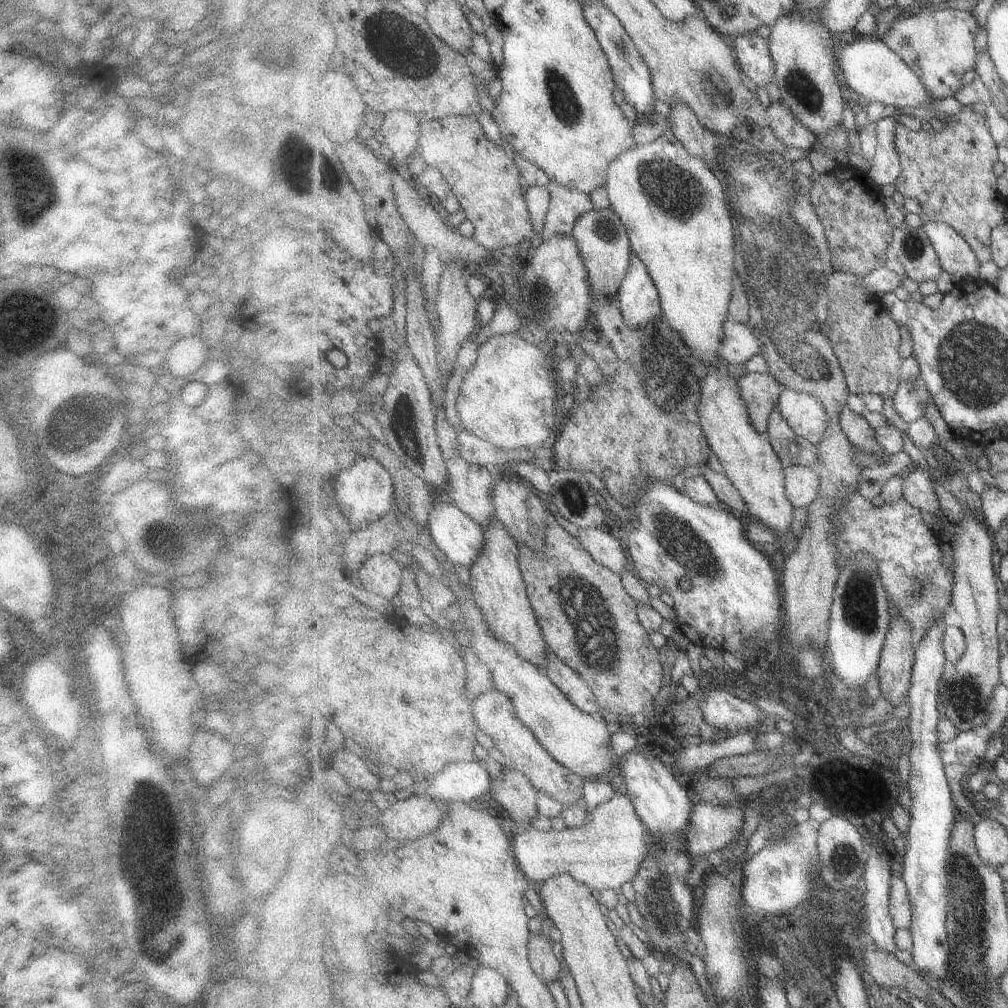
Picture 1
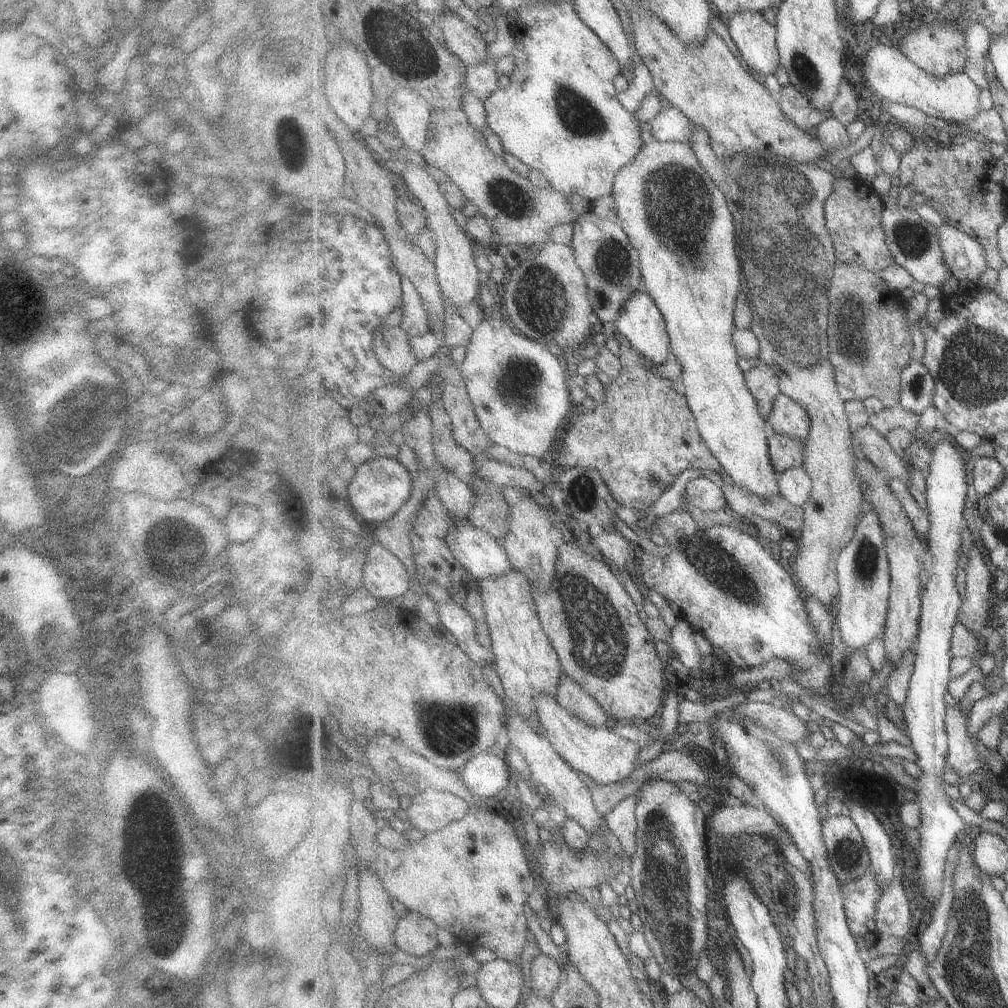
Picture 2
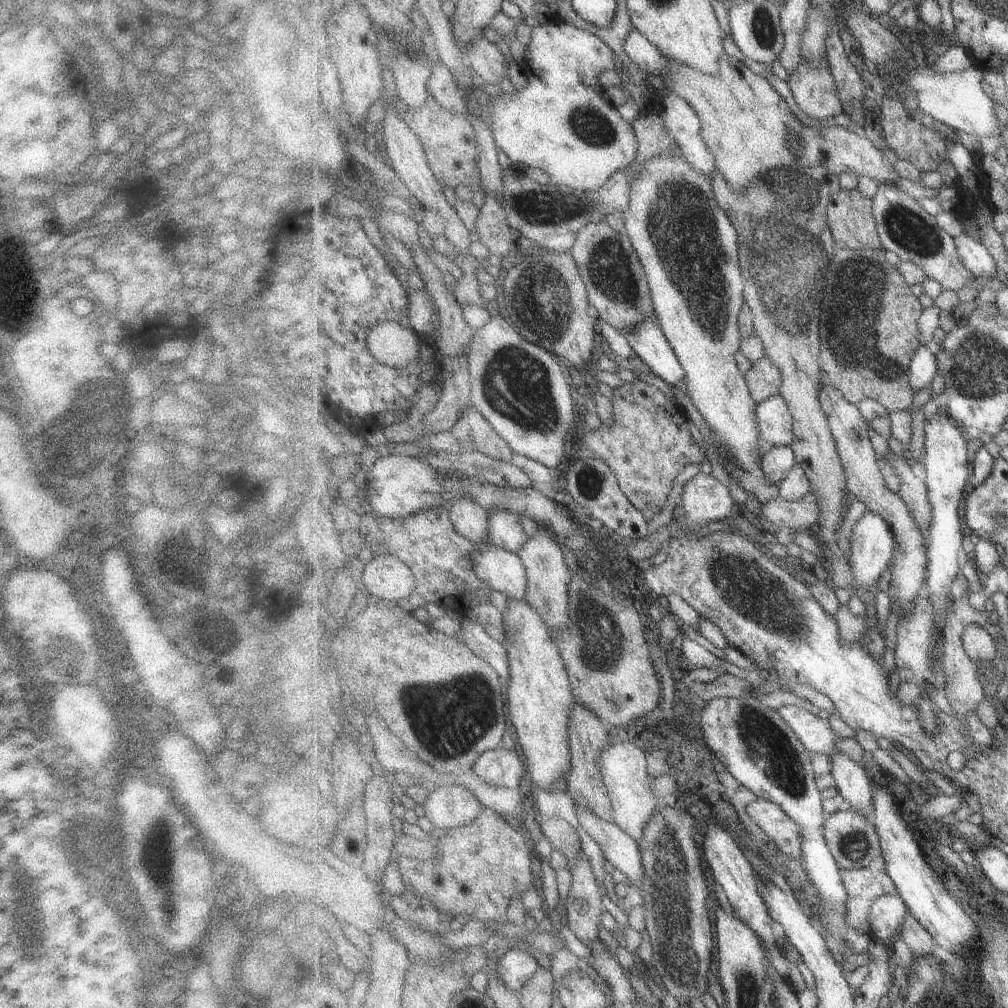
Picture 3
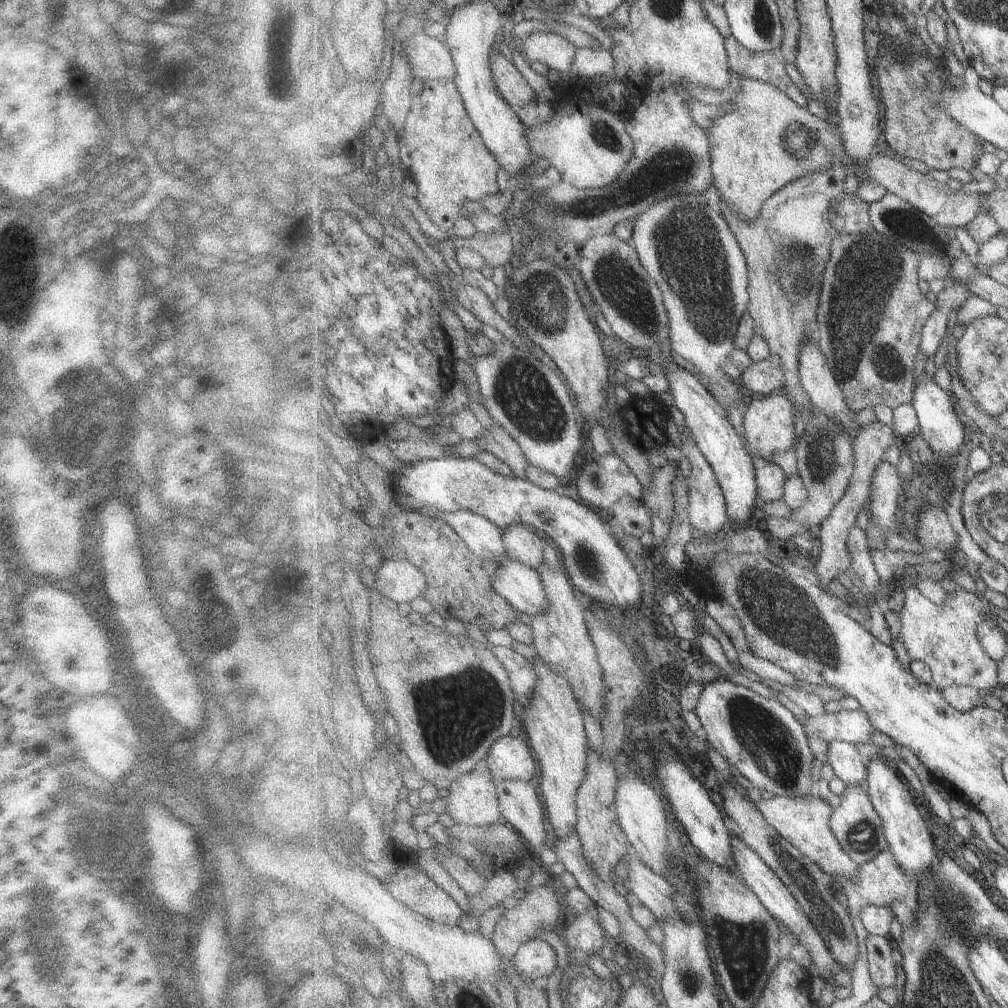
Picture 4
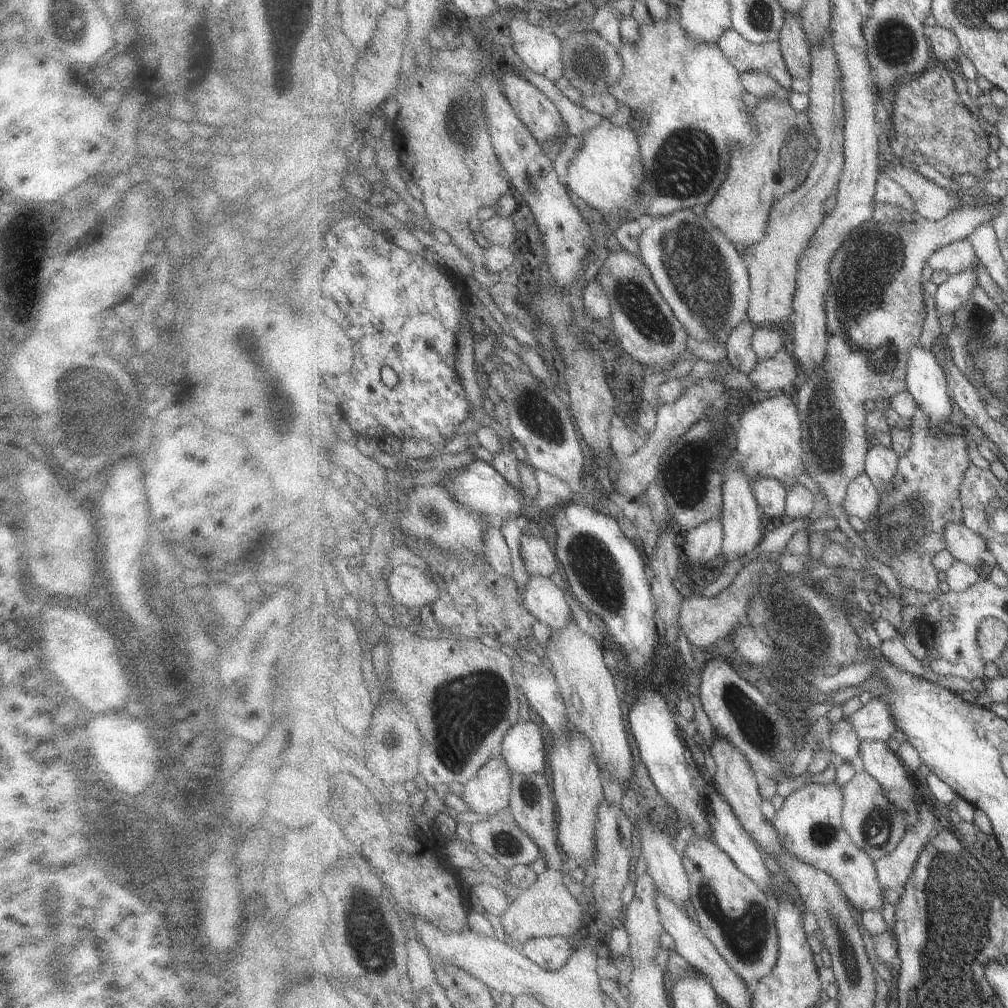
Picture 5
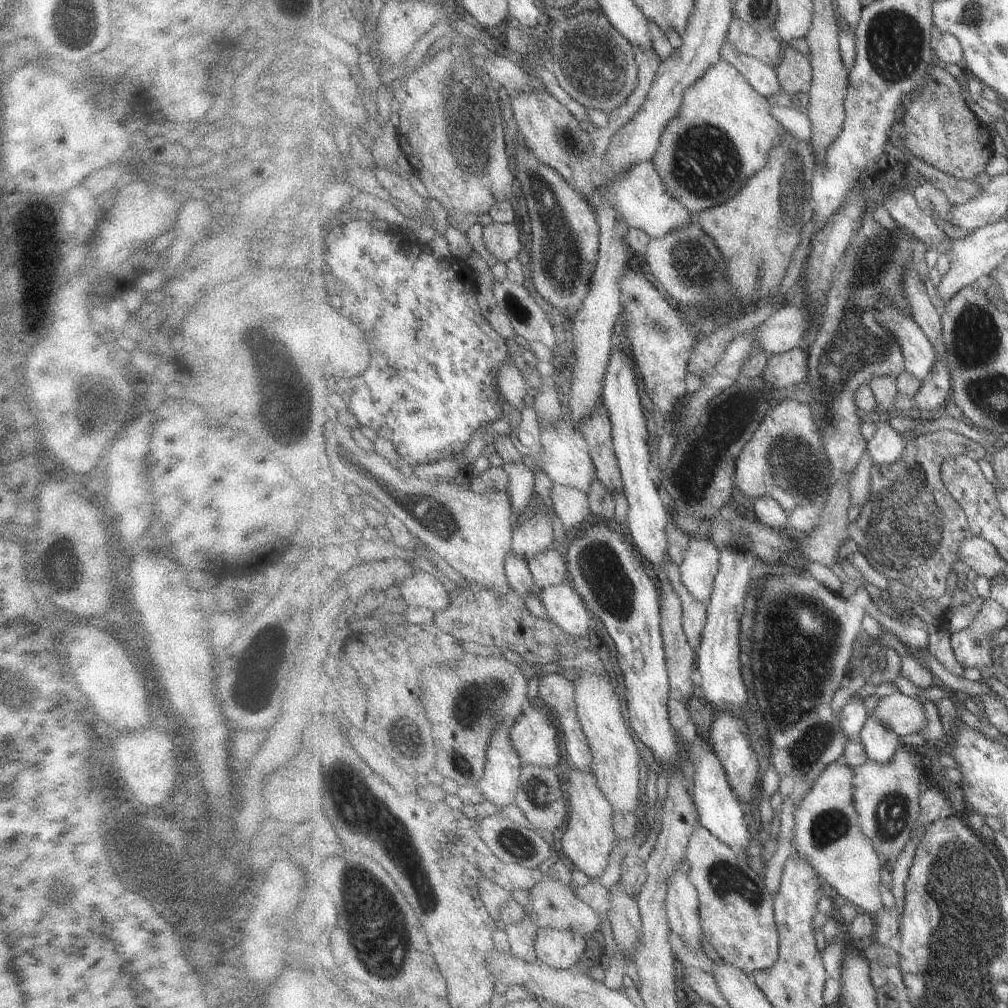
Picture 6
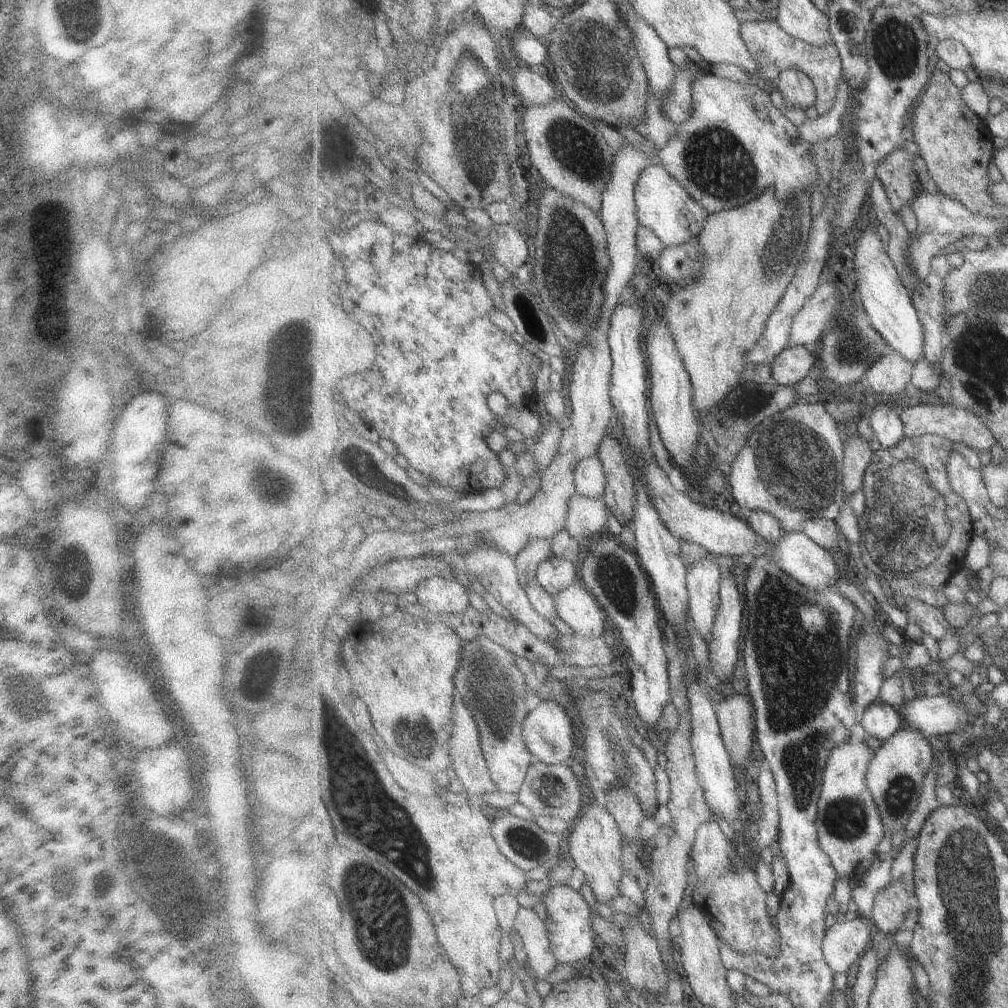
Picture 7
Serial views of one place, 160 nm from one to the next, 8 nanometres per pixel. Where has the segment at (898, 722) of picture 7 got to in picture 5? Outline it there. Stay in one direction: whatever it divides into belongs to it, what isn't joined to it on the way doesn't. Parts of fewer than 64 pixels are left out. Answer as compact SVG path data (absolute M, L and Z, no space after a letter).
M865 740L861 744L859 766L871 774L885 790L887 798L905 814L907 830L919 820L919 806L913 796L914 785L909 769L889 748L887 742L873 742Z

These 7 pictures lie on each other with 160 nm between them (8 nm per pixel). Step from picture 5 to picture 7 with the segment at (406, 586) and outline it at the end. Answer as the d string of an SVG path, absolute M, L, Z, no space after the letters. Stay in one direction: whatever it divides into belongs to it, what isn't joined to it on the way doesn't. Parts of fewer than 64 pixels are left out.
M447 576L431 577L419 583L415 590L417 600L428 614L460 613L469 608L467 584Z

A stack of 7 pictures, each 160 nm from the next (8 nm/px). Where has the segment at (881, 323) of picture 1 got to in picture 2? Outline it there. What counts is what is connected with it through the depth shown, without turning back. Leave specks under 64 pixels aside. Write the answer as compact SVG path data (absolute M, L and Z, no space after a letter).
M837 261L833 273L833 282L829 288L829 360L836 372L836 381L840 388L841 398L864 401L869 397L877 397L886 407L895 407L900 401L903 369L912 361L914 340L912 329L907 326L911 320L905 301L897 291L889 290L888 284L879 273L853 263Z

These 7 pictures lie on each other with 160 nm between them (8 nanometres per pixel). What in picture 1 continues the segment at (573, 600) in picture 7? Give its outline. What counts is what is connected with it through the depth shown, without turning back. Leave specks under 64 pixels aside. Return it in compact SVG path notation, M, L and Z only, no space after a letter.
M436 492L434 495L436 501L428 516L429 534L435 544L434 548L439 550L451 564L460 564L470 569L484 549L485 528L442 493Z

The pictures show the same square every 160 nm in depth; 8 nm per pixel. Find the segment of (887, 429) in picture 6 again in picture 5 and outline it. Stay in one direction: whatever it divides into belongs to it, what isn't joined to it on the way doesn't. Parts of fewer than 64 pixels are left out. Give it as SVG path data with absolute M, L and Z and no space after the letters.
M875 443L874 447L868 451L865 473L873 480L881 496L889 496L889 484L895 482L899 465L900 458L893 448L885 448Z

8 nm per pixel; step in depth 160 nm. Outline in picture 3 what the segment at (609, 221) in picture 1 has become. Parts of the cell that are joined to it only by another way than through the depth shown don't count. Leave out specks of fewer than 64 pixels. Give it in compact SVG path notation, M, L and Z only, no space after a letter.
M605 221L589 223L579 231L575 244L569 252L580 268L581 278L585 279L585 284L589 287L589 298L594 308L598 311L600 322L609 323L620 331L633 331L647 317L657 318L656 307L650 293L650 284L648 283L644 266L630 236L625 230L616 231Z

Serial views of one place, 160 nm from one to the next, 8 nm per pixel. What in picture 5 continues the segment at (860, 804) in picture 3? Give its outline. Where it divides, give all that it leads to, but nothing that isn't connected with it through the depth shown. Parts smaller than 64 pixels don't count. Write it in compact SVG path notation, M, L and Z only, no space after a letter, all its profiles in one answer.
M843 719L831 726L829 739L823 743L838 758L838 762L859 766L862 742L853 726Z

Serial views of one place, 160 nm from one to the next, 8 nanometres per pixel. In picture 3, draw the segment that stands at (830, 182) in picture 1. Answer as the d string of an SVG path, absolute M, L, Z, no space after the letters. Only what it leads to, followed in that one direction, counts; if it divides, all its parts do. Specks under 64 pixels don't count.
M842 188L833 196L828 206L828 223L832 226L838 247L855 250L883 249L872 206L873 201L861 194L858 189L848 191Z

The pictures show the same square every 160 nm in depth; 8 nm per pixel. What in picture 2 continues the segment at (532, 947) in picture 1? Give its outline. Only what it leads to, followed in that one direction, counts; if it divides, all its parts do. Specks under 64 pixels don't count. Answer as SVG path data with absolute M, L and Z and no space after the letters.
M539 952L530 964L530 986L536 995L549 999L561 980L562 966L557 961Z

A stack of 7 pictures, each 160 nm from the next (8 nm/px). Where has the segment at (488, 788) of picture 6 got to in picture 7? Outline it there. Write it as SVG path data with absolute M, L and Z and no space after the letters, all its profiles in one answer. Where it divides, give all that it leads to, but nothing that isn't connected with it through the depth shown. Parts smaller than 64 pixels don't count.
M479 637L474 641L463 641L461 662L454 678L457 690L459 690L459 686L465 688L465 692L461 692L465 695L461 696L459 702L467 706L469 712L473 714L473 718L475 718L475 724L477 724L481 735L482 750L488 762L492 779L498 786L499 791L511 792L511 794L520 791L533 763L541 762L528 749L522 735L523 721L530 713L527 710L527 704L525 704L525 698L527 698L529 692L528 682L526 681L527 675L519 670L519 666L515 664L515 657L516 654L513 651L507 650L503 645L492 641L489 637Z

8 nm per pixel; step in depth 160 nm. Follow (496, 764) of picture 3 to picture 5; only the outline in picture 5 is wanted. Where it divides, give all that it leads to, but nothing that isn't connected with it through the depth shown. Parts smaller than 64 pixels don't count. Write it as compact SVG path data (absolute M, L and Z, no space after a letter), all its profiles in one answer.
M521 720L505 735L499 752L513 773L547 773L547 748L541 726L533 720Z

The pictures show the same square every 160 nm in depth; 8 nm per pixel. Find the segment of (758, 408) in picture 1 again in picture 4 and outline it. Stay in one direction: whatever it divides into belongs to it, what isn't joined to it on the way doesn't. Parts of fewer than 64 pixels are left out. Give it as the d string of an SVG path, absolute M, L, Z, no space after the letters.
M771 355L761 362L752 364L739 379L754 397L768 397L770 394L783 392L786 376L782 358Z

